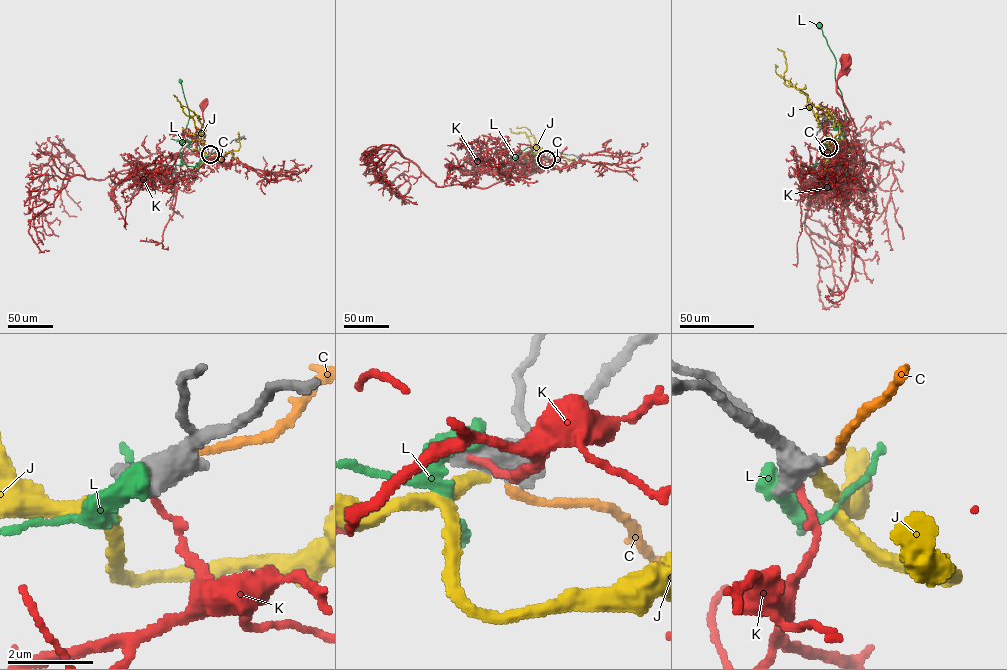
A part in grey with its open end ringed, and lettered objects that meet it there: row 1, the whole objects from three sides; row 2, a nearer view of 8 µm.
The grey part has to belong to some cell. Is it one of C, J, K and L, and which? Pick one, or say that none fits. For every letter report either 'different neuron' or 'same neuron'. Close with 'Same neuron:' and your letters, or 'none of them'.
C: different neuron
J: same neuron
K: different neuron
L: different neuron
Same neuron: J

